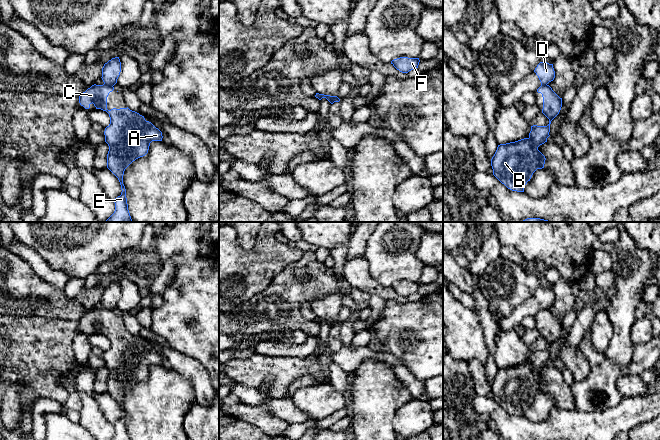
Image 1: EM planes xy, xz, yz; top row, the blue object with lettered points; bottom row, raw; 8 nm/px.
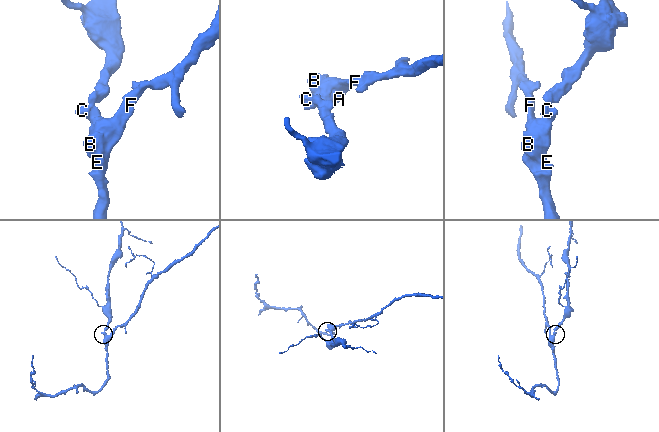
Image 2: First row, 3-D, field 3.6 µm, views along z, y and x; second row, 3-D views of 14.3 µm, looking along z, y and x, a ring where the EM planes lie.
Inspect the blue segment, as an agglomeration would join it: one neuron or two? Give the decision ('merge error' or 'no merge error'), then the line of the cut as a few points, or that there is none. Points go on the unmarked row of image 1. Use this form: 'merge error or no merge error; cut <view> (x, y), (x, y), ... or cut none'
merge error; cut xy (104, 307), (112, 310)

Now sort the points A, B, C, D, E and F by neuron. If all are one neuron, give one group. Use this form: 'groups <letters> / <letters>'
groups A B C E F / D

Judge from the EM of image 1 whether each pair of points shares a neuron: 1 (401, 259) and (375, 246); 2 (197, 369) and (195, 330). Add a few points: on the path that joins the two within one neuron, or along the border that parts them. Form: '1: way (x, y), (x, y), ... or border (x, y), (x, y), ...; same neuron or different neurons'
1: way (394, 259), (380, 253); same neuron
2: border (176, 350), (193, 357), (208, 374); different neurons

